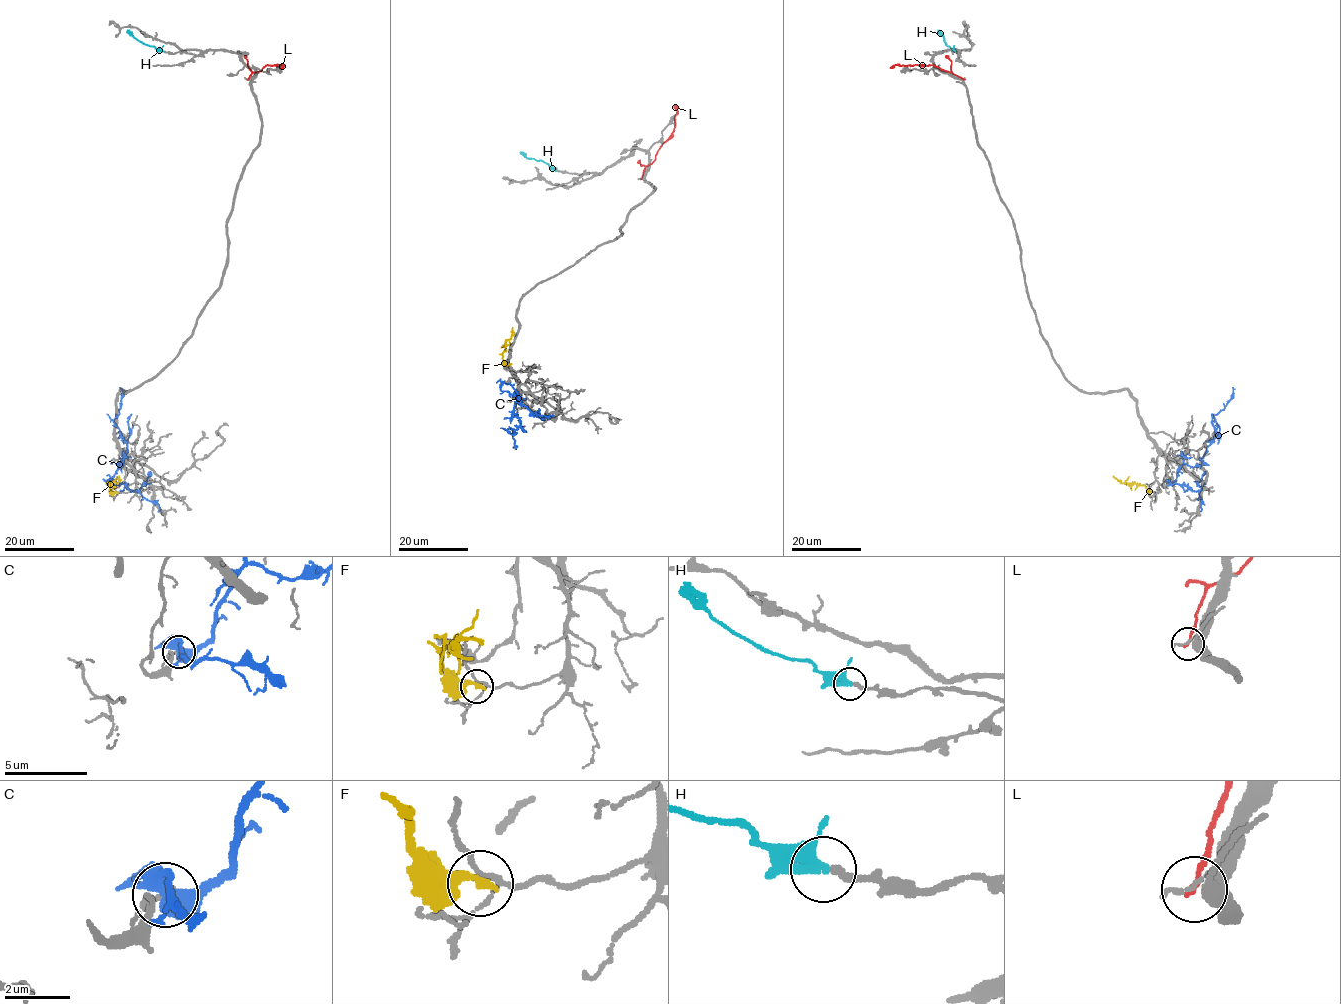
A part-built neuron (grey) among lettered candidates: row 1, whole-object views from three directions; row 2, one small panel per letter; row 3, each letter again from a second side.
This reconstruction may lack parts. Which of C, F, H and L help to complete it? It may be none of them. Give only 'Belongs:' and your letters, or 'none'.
Belongs: H

